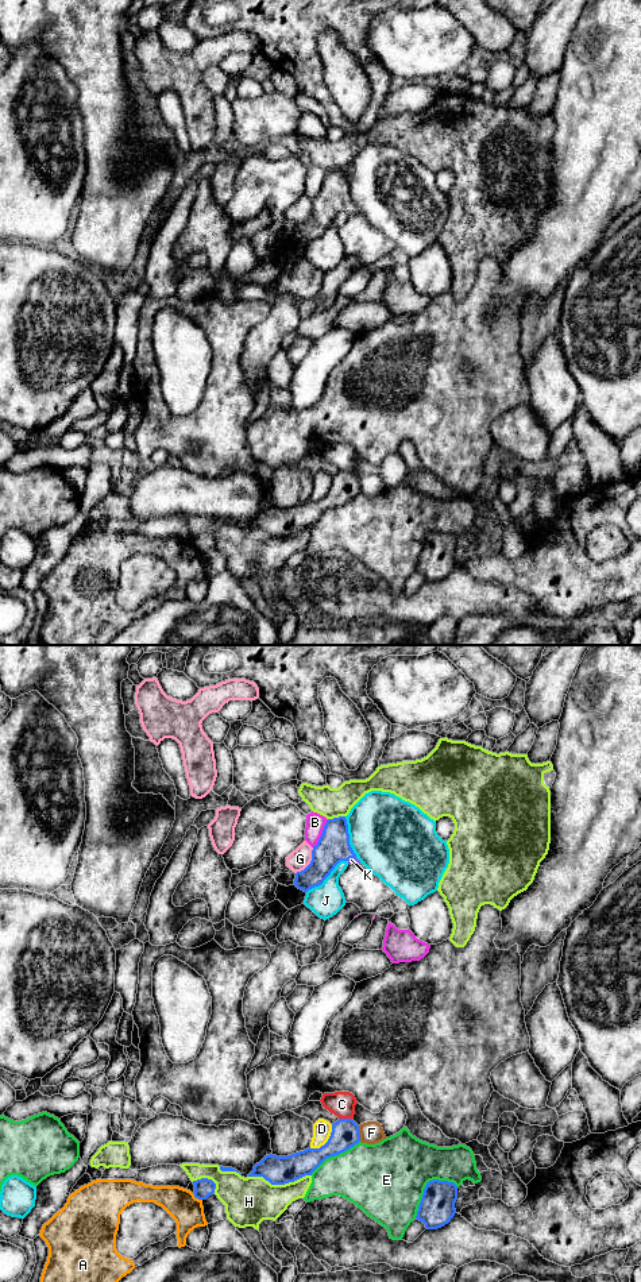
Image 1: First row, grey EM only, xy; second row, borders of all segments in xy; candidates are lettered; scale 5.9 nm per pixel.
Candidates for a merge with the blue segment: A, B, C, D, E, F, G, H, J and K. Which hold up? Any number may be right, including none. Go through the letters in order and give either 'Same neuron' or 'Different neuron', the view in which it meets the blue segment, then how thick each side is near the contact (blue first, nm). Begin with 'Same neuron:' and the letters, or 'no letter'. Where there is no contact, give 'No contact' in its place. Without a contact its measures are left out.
Same neuron: K
A: Different neuron. Touches blue in xy. Thickness 120 nm (blue) against 190 nm
B: Different neuron. Touches blue in xy. Thickness 190 nm (blue) against 110 nm
C: Different neuron. Touches blue in xy. Thickness 160 nm (blue) against 160 nm
D: Different neuron. Touches blue in xy. Thickness 160 nm (blue) against 110 nm
E: Different neuron. Touches blue in xy. Thickness 200 nm (blue) against 460 nm
F: Different neuron. Touches blue in xy. Thickness 160 nm (blue) against 140 nm
G: Different neuron. Touches blue in xy. Thickness 190 nm (blue) against 120 nm
H: Different neuron. Touches blue in xy. Thickness 180 nm (blue) against 280 nm
J: Different neuron. Touches blue in xy. Thickness 190 nm (blue) against 200 nm
K: Same neuron. Touches blue in xy. Thickness 190 nm (blue) against 30 nm

